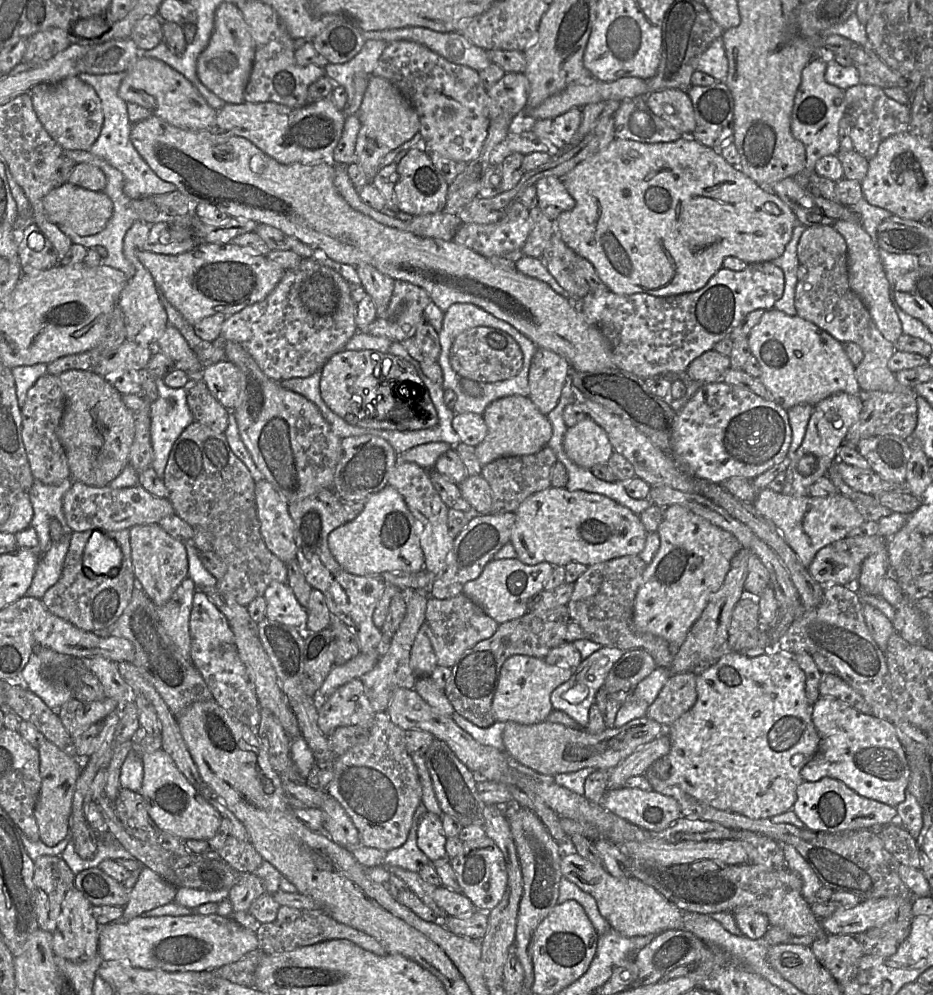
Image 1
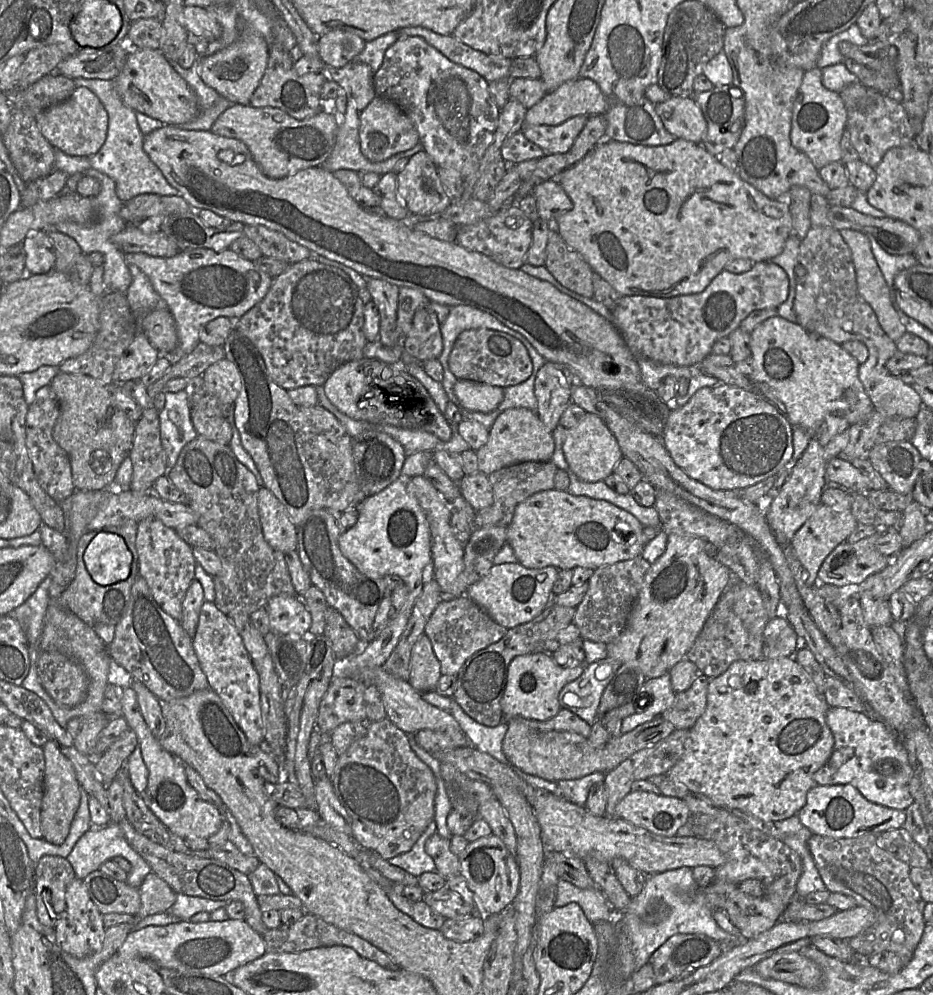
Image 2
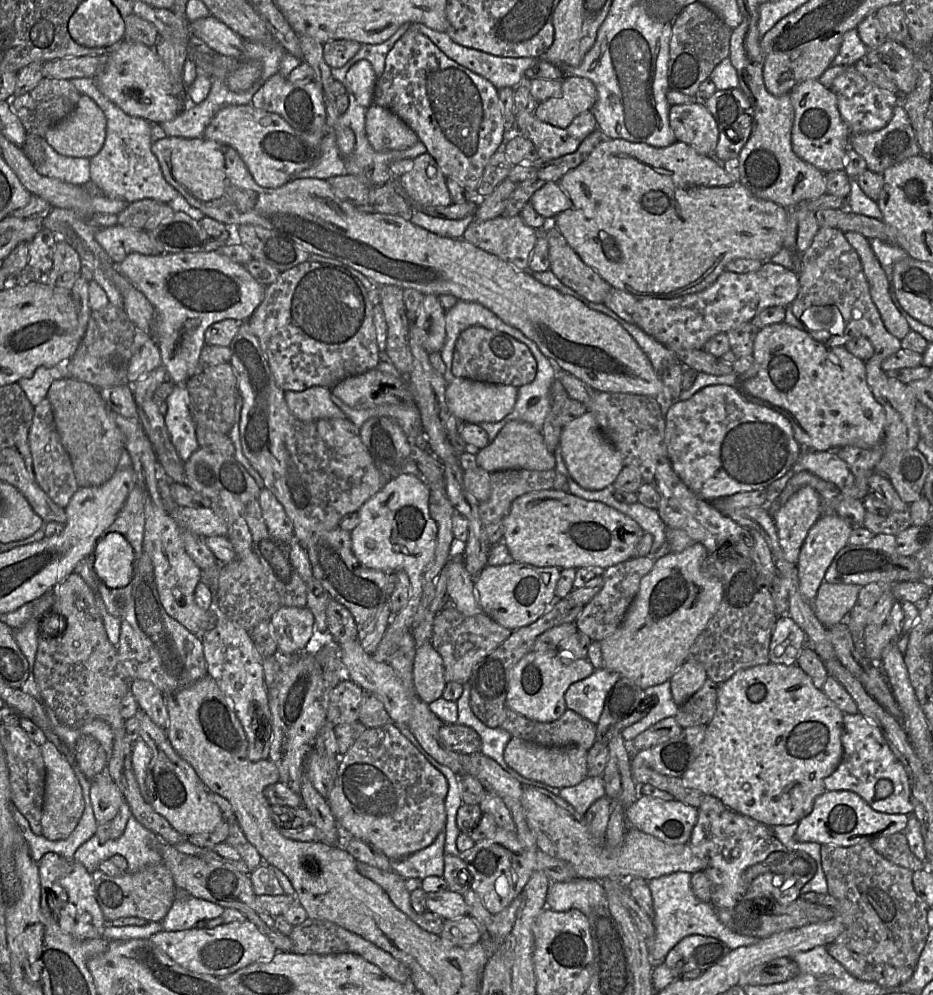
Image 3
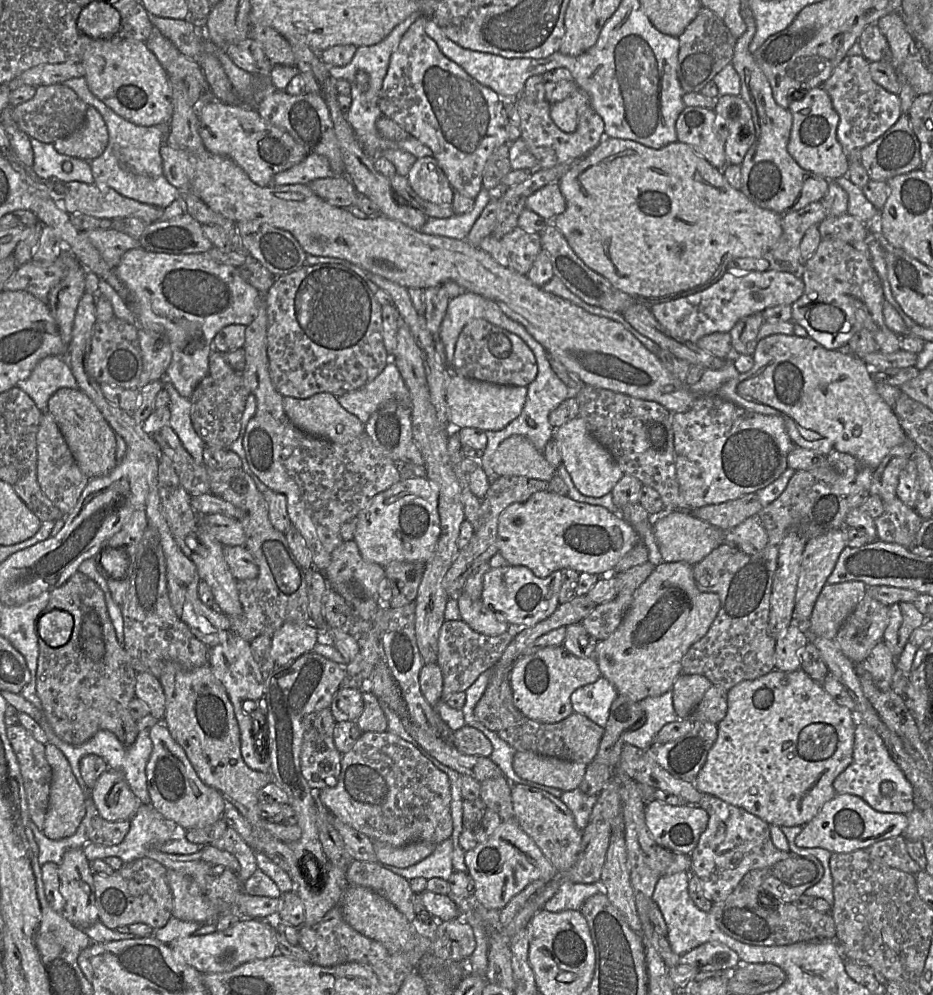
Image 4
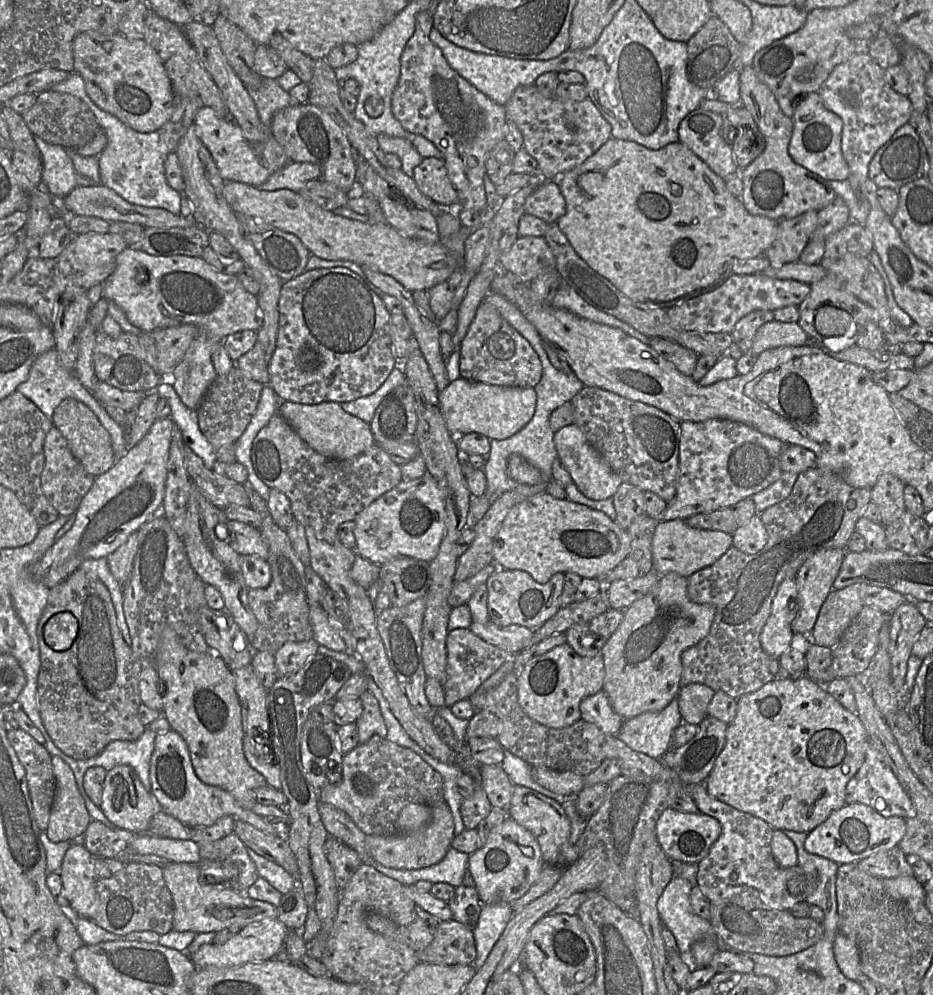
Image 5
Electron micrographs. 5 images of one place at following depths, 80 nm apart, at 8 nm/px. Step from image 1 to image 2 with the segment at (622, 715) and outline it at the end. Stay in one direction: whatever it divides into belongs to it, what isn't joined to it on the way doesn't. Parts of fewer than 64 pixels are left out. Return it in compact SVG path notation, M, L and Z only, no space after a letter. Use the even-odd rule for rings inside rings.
M670 673L658 678L647 679L643 685L645 692L640 704L642 711L625 717L621 724L621 733L625 734L639 725L649 722L670 708L674 702L675 692L671 687Z

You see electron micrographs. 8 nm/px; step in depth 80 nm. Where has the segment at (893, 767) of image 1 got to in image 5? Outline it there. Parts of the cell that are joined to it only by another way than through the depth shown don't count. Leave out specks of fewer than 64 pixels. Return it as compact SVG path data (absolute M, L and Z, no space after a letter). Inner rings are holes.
M869 746L864 763L847 783L846 803L867 805L883 817L897 816L907 819L915 815L915 808L908 794L902 788L882 754L873 746Z

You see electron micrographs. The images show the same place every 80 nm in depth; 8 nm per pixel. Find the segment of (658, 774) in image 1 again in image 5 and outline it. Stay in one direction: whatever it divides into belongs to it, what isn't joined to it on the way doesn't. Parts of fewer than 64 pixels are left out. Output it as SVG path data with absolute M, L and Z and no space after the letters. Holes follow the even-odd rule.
M806 675L774 678L758 690L742 695L736 701L737 713L734 720L727 726L725 745L717 757L712 771L704 781L708 794L737 810L762 819L774 829L808 834L822 824L833 811L846 804L847 783L864 763L866 751L870 746L870 739L865 727L856 713L844 708L825 690L822 684L811 680Z

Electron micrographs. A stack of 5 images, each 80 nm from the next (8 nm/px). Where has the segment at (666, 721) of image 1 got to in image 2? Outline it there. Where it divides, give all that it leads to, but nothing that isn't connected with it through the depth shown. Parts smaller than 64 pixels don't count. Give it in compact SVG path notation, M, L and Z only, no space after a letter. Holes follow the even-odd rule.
M700 674L689 689L675 694L672 706L663 712L661 717L669 721L675 730L690 729L705 711L709 682L708 677Z

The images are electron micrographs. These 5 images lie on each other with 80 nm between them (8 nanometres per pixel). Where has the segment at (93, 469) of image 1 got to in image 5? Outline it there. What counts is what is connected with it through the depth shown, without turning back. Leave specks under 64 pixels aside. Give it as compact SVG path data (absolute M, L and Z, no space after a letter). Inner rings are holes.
M74 398L63 399L53 412L52 422L66 439L74 457L88 473L97 477L114 465L117 457L113 452L110 434L84 403Z

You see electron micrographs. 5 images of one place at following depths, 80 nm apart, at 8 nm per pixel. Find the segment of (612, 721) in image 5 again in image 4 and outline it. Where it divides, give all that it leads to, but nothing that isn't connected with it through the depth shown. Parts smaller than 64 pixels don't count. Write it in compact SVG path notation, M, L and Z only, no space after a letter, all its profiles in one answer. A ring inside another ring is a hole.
M601 676L596 682L575 690L571 695L571 703L574 712L605 728L610 707L617 695L615 686Z

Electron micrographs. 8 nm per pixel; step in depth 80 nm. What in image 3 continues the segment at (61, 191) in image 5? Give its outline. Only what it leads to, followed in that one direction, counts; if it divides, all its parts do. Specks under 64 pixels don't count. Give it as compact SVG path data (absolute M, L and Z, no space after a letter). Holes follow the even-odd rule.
M43 140L43 148L45 160L35 166L39 174L75 185L85 185L90 182L90 158L62 155L46 140Z

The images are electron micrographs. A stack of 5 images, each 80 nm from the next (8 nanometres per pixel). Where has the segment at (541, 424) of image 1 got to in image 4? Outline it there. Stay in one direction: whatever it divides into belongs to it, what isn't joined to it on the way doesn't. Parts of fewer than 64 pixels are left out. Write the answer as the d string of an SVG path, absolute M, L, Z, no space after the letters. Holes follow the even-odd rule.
M512 435L500 443L491 466L499 476L523 476L548 483L557 474L557 469L549 464L543 452L521 435Z

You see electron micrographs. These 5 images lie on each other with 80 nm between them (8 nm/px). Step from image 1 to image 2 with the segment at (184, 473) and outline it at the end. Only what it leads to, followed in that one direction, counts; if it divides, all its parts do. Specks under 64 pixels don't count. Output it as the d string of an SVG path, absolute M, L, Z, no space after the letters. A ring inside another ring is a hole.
M197 435L182 448L176 463L166 476L188 497L188 506L198 517L197 525L206 531L214 542L214 552L222 565L221 572L214 576L216 591L214 603L223 614L250 616L258 609L267 606L275 596L281 594L297 596L285 554L273 549L264 538L258 506L260 487L251 471L236 458L230 444L223 445Z

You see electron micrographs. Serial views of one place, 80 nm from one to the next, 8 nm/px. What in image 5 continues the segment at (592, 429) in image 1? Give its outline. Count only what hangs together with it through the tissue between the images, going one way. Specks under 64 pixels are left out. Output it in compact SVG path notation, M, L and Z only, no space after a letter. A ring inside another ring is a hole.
M569 424L554 433L557 457L569 472L573 483L587 498L602 500L612 497L623 482L601 454L589 443L584 432L575 424Z

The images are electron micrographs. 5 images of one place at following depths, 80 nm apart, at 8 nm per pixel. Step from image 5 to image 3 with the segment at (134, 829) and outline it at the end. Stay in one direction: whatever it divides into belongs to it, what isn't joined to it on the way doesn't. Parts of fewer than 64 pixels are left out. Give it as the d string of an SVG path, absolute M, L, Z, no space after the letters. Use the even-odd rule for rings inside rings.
M106 772L91 781L89 798L97 824L112 820L125 802L121 790Z

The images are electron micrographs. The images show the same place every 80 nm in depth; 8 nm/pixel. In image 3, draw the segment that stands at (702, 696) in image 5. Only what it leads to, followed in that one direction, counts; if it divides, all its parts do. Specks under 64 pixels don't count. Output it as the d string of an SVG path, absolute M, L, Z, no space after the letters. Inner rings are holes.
M686 660L670 678L673 700L677 706L684 704L698 691L708 676L702 664Z

